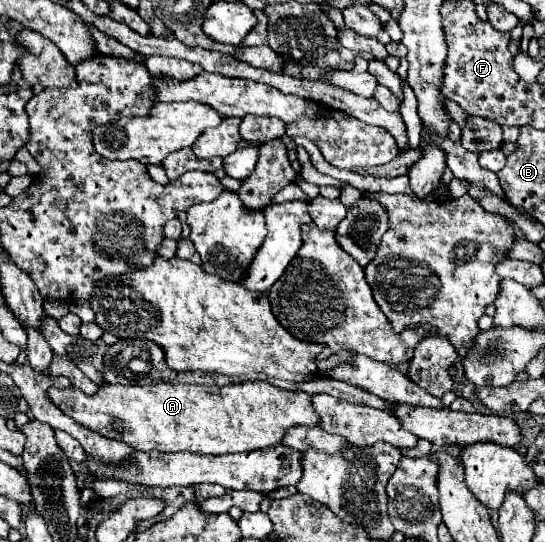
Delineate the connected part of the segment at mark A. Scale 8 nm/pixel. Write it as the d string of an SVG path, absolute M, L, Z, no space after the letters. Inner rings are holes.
M246 381L224 387L206 387L206 385L186 385L186 383L152 383L144 387L134 385L106 385L96 391L96 395L84 395L76 387L48 391L52 403L60 407L68 417L80 425L96 431L108 439L124 441L136 451L190 451L198 455L226 455L226 453L244 453L260 451L266 447L276 447L282 443L284 435L292 427L316 427L320 425L318 413L312 409L312 397L304 391L286 391L268 381Z

